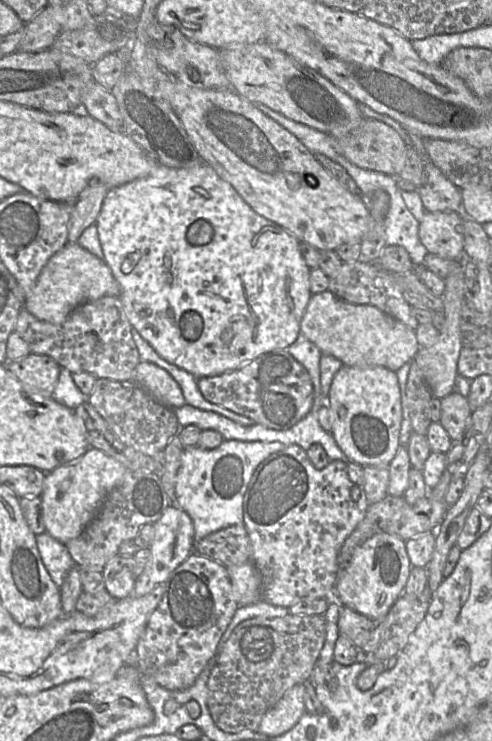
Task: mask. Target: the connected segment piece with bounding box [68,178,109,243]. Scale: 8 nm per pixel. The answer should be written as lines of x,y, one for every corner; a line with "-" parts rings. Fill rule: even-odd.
90,179
78,199
71,206
68,242
76,243
83,231
96,223
108,190
98,179

